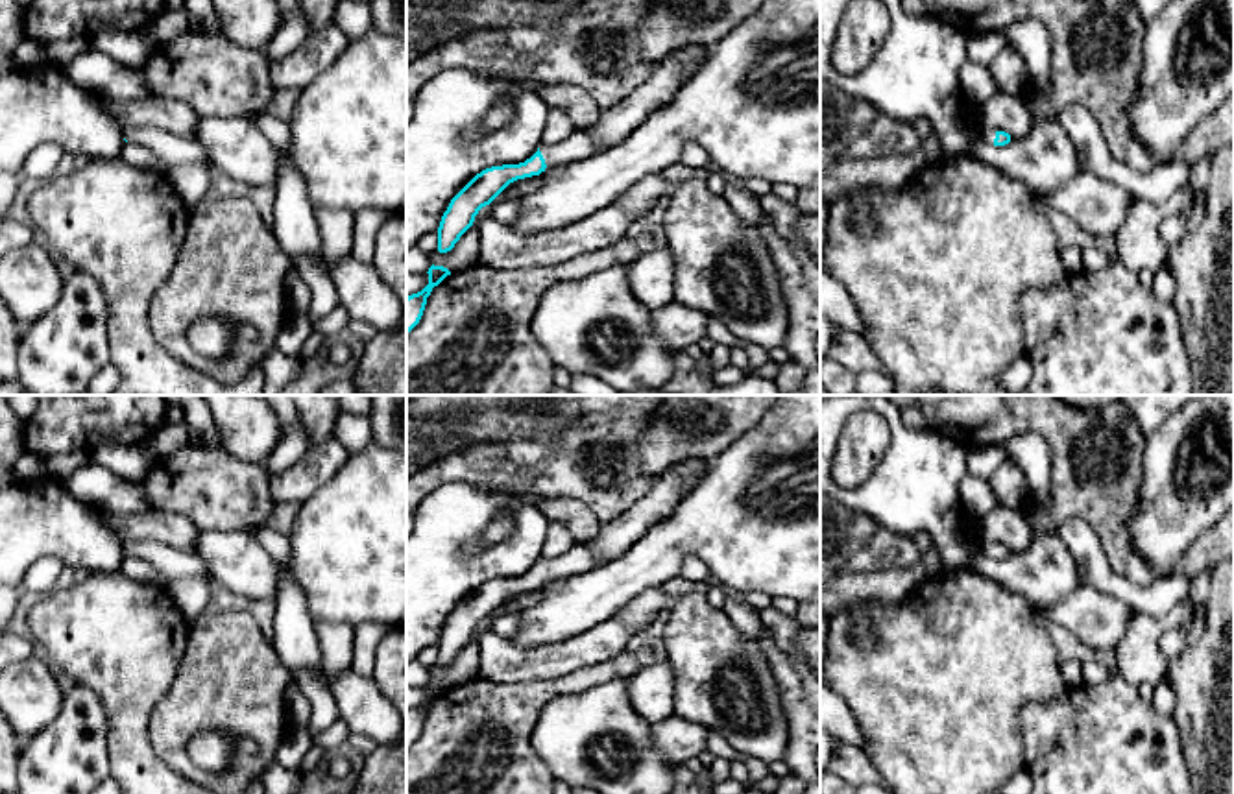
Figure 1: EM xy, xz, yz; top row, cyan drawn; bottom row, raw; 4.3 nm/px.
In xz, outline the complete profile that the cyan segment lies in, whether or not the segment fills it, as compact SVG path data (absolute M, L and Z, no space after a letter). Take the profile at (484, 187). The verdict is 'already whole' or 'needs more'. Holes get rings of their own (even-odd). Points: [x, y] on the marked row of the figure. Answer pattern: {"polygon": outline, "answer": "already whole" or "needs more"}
{"polygon": "M575 129L567 138L538 151L519 164L491 166L477 174L449 203L438 227L438 251L447 253L473 225L475 216L490 205L510 183L539 175L549 166L587 159L606 150L589 133Z", "answer": "needs more"}

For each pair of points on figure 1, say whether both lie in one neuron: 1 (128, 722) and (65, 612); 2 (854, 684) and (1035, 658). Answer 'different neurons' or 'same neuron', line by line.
1: same neuron
2: same neuron

